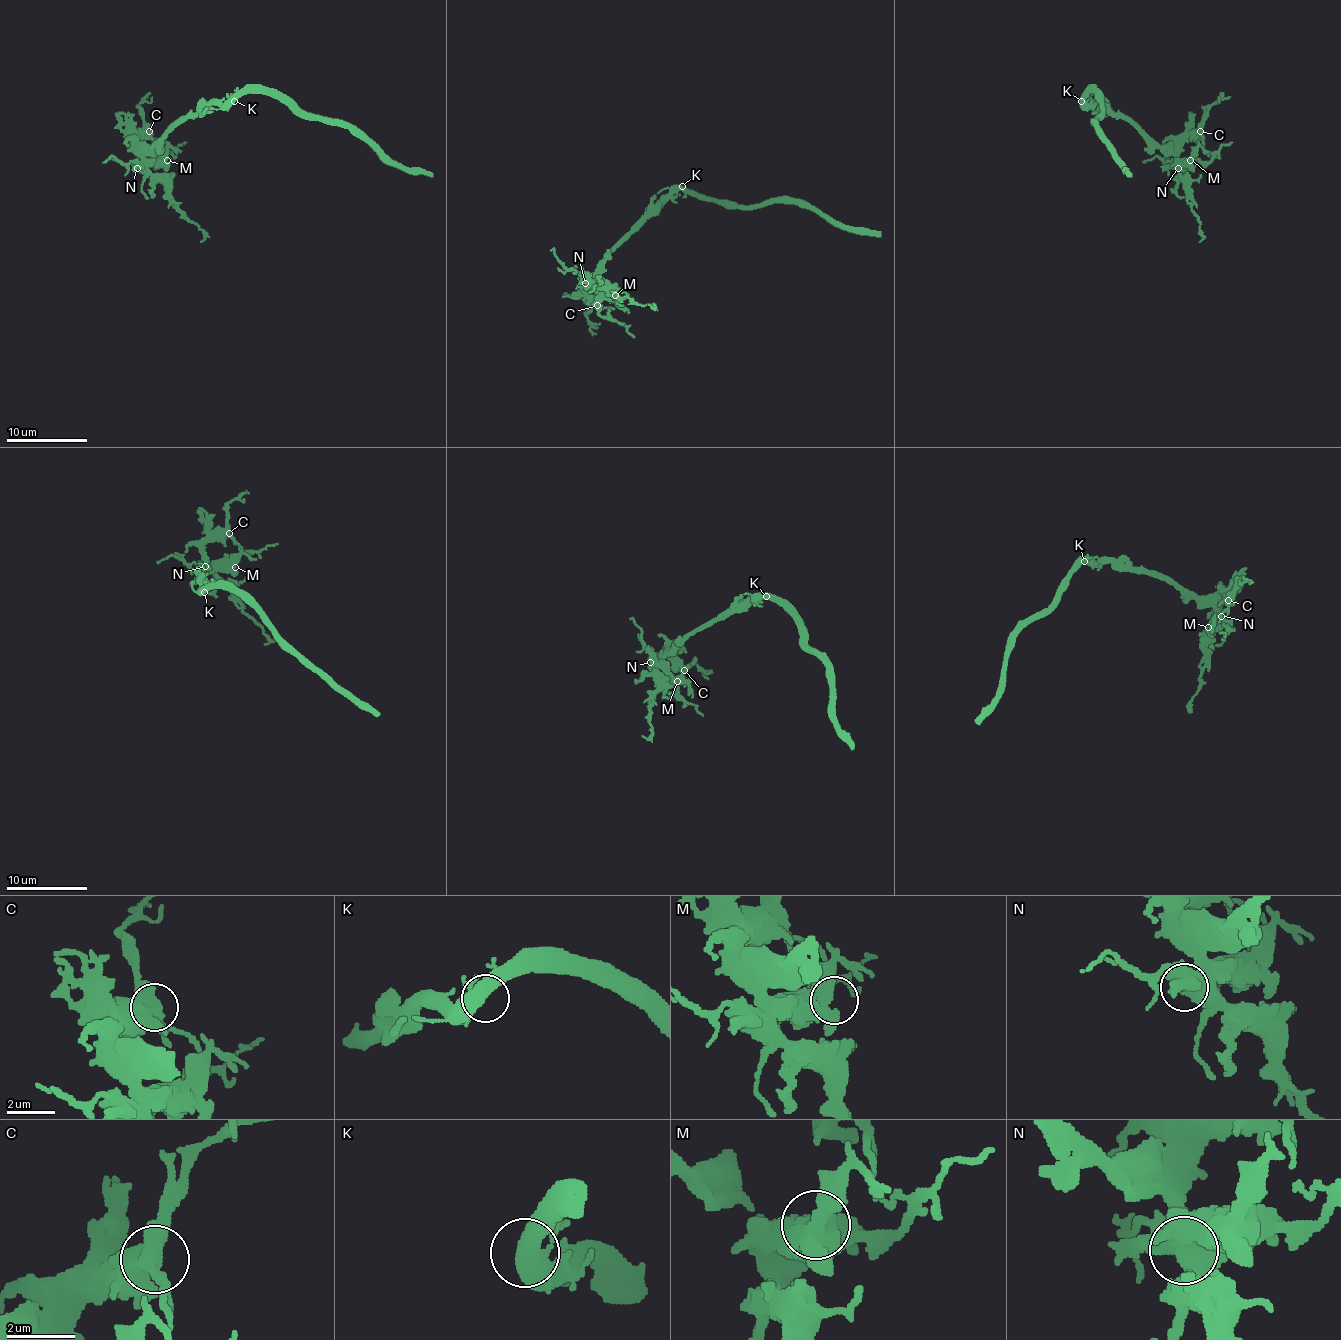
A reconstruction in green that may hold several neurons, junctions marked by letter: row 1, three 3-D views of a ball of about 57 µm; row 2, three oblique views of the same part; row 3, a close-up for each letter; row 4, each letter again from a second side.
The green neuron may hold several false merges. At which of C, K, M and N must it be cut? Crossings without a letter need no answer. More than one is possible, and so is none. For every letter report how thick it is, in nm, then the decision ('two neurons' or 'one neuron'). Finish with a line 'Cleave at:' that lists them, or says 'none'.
C: 480 nm | one neuron
K: 440 nm | one neuron
M: 440 nm | one neuron
N: 550 nm | one neuron
Cleave at: none

